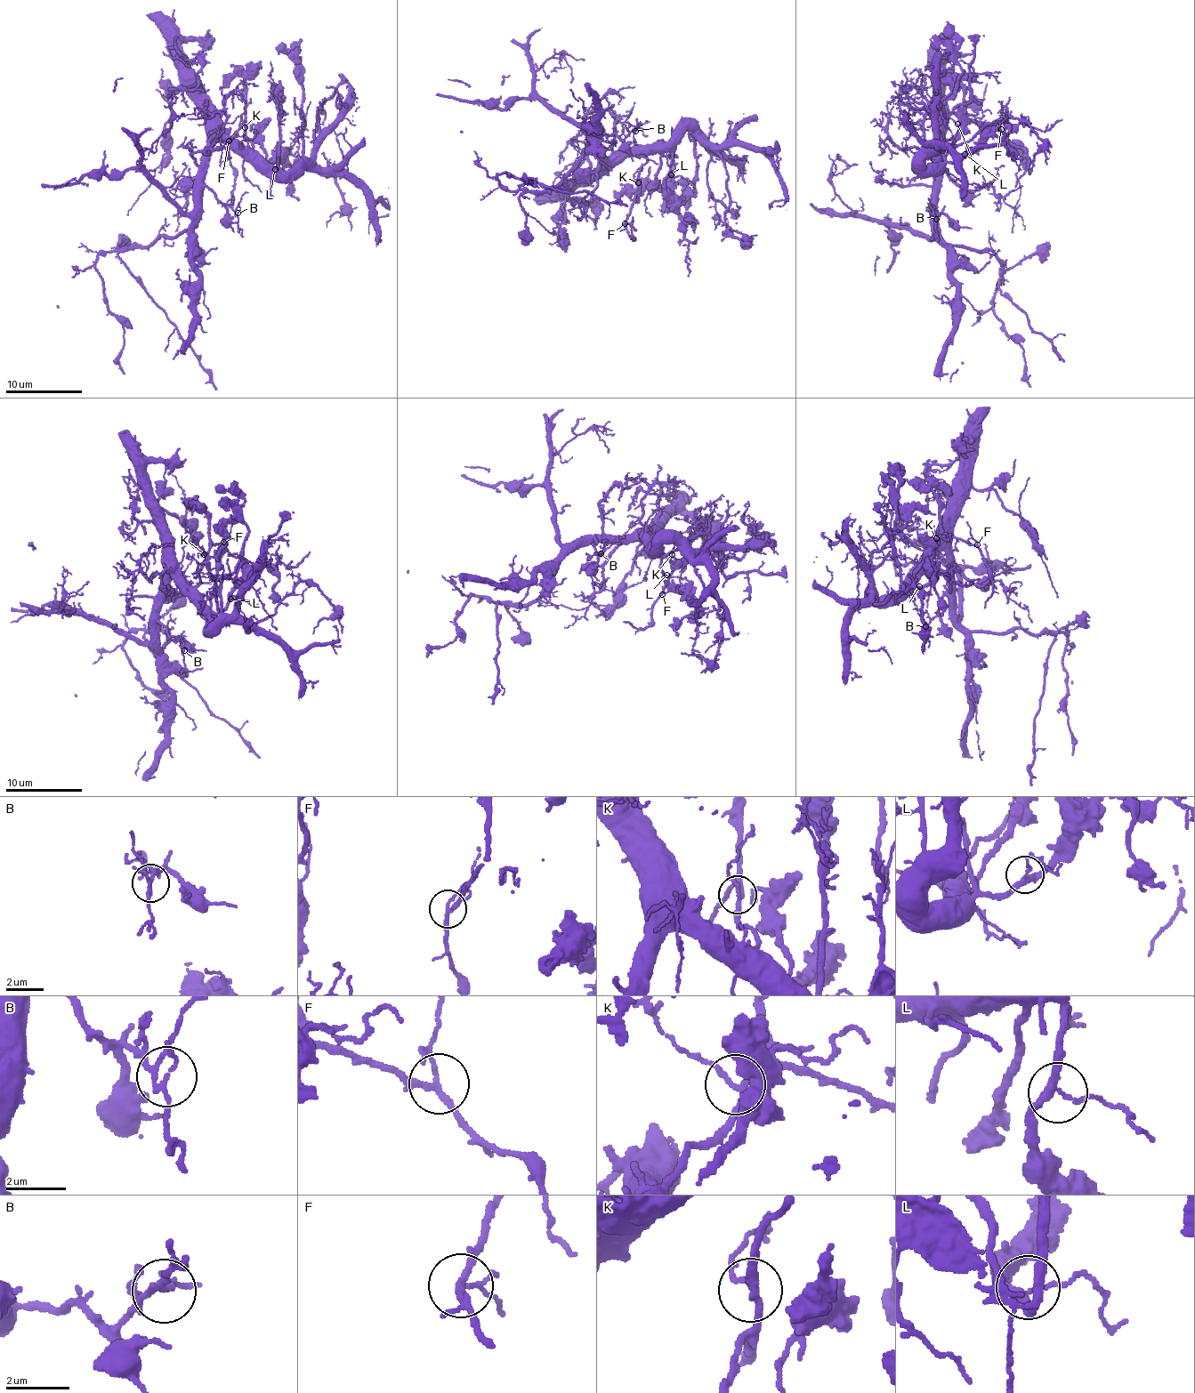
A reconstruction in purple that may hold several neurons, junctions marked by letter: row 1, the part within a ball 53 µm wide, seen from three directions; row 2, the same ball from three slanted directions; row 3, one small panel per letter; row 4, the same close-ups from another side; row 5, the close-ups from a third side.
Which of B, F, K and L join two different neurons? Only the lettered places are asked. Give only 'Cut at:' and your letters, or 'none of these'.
Cut at: none of these

